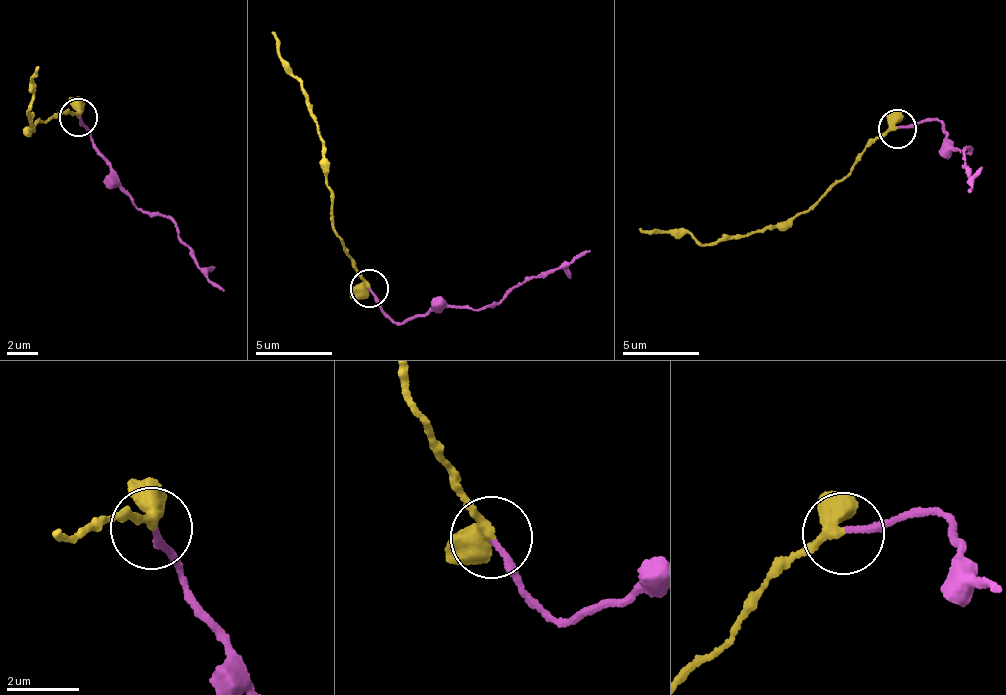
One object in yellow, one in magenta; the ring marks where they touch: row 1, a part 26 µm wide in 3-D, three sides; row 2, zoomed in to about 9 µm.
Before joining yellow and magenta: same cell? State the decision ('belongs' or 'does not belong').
belongs

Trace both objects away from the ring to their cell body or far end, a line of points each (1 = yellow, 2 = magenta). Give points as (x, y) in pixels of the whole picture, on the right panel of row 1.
1: (898, 129), (866, 147), (843, 178), (782, 224), (712, 242), (670, 230), (639, 233)
2: (898, 129), (934, 119), (944, 124), (946, 138), (965, 153), (972, 147), (963, 152), (969, 191)

